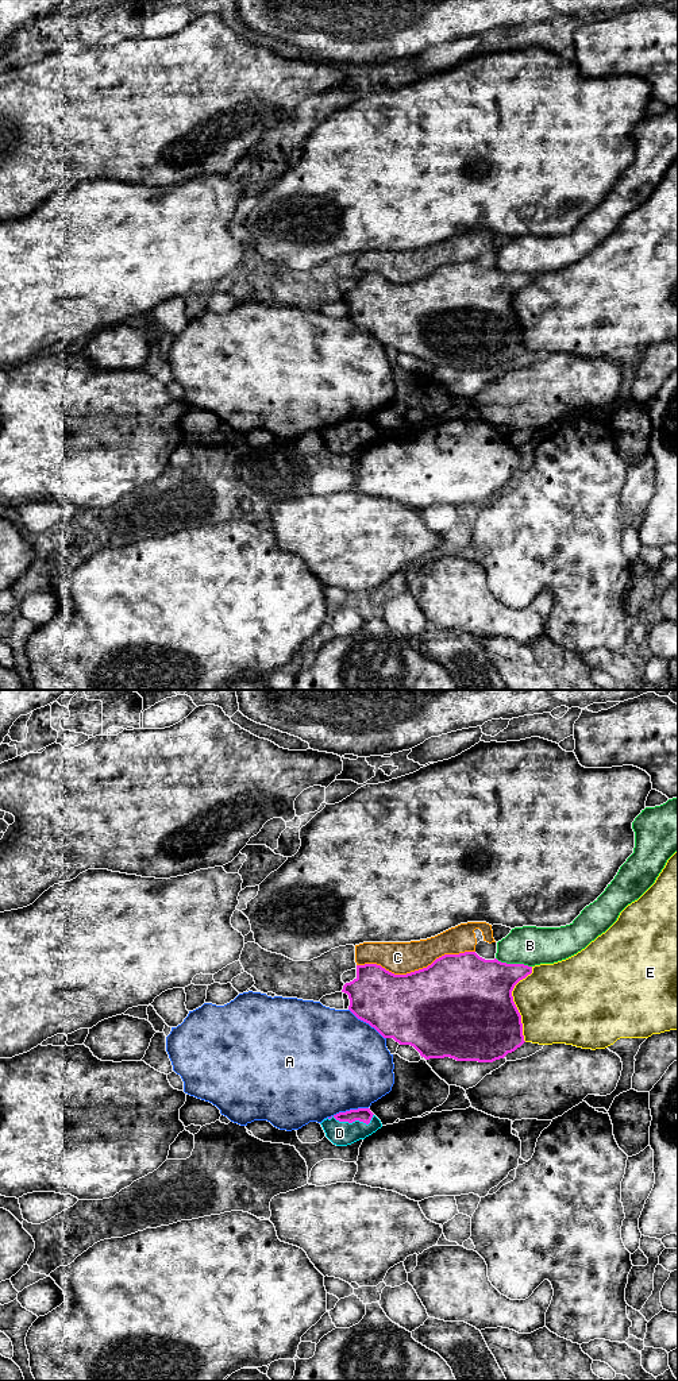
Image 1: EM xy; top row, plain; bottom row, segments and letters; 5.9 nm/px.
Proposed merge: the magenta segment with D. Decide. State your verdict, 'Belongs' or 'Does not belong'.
Belongs

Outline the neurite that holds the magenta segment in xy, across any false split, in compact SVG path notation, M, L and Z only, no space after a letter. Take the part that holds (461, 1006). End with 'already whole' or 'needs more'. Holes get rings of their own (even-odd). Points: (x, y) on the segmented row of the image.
M465 952L444 954L427 968L407 975L394 975L377 964L357 965L357 977L346 983L342 992L348 995L348 1010L358 1019L369 1023L384 1038L413 1046L425 1060L450 1057L457 1061L493 1062L525 1042L521 1015L513 1002L512 991L531 973L532 967L524 964L485 960L475 952Z; already whole

